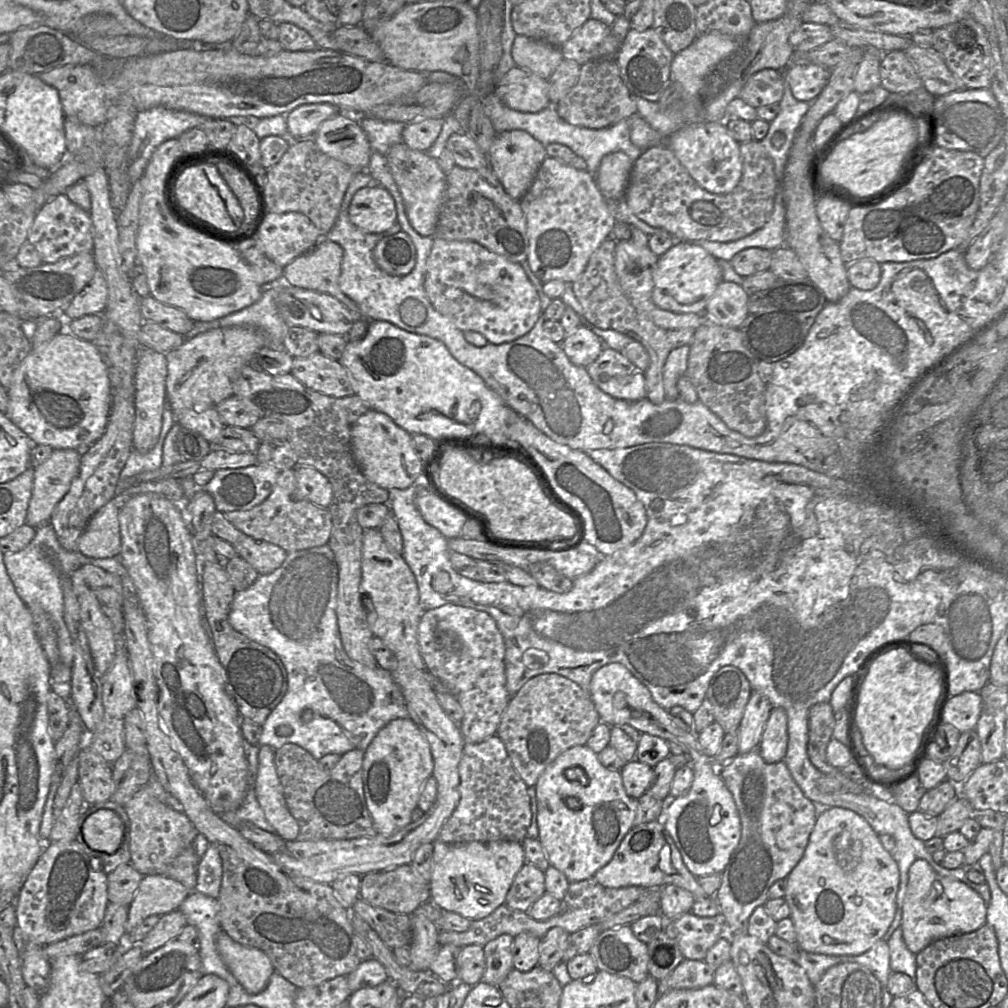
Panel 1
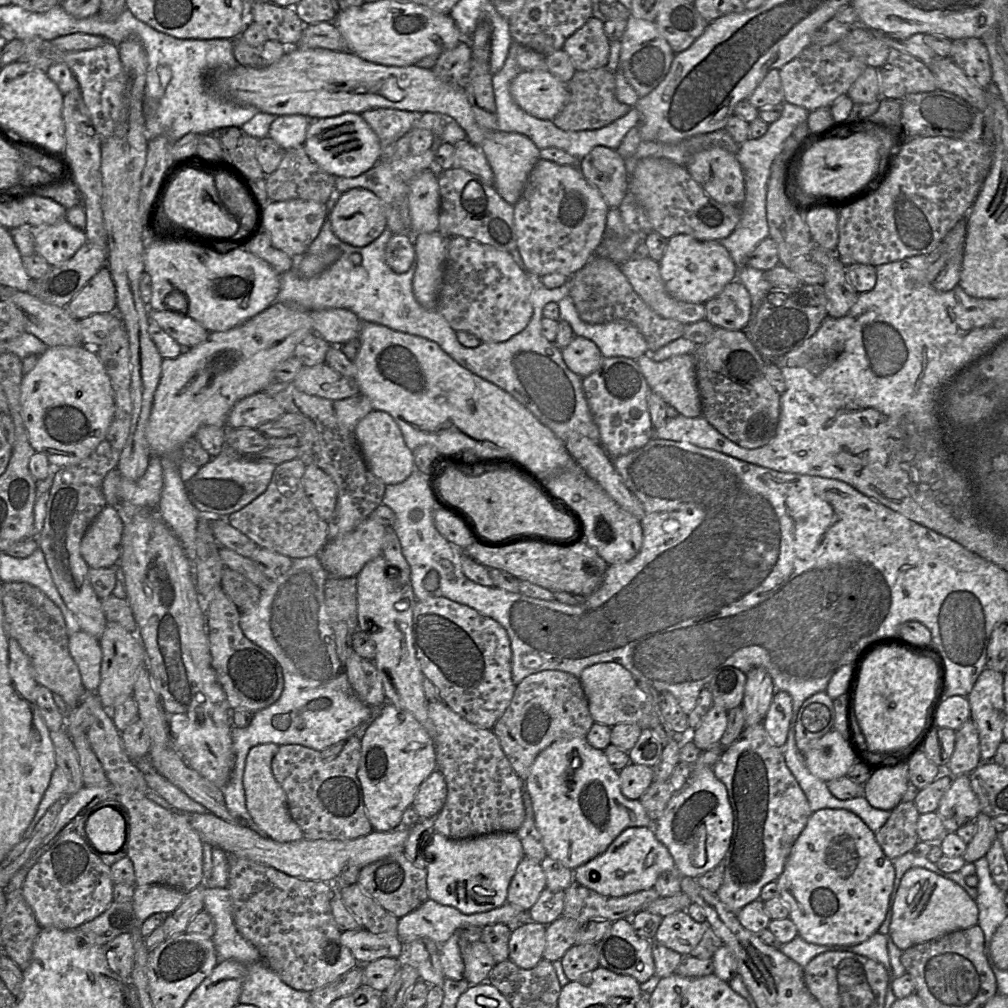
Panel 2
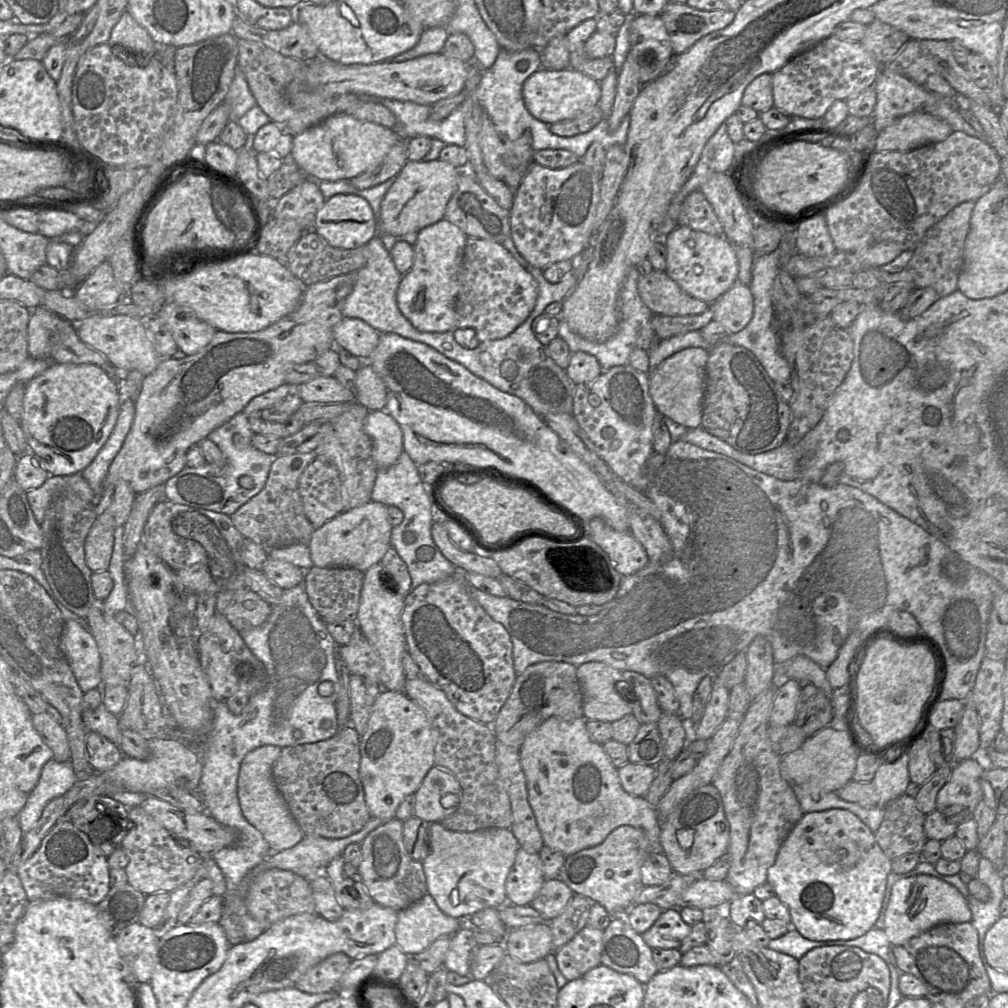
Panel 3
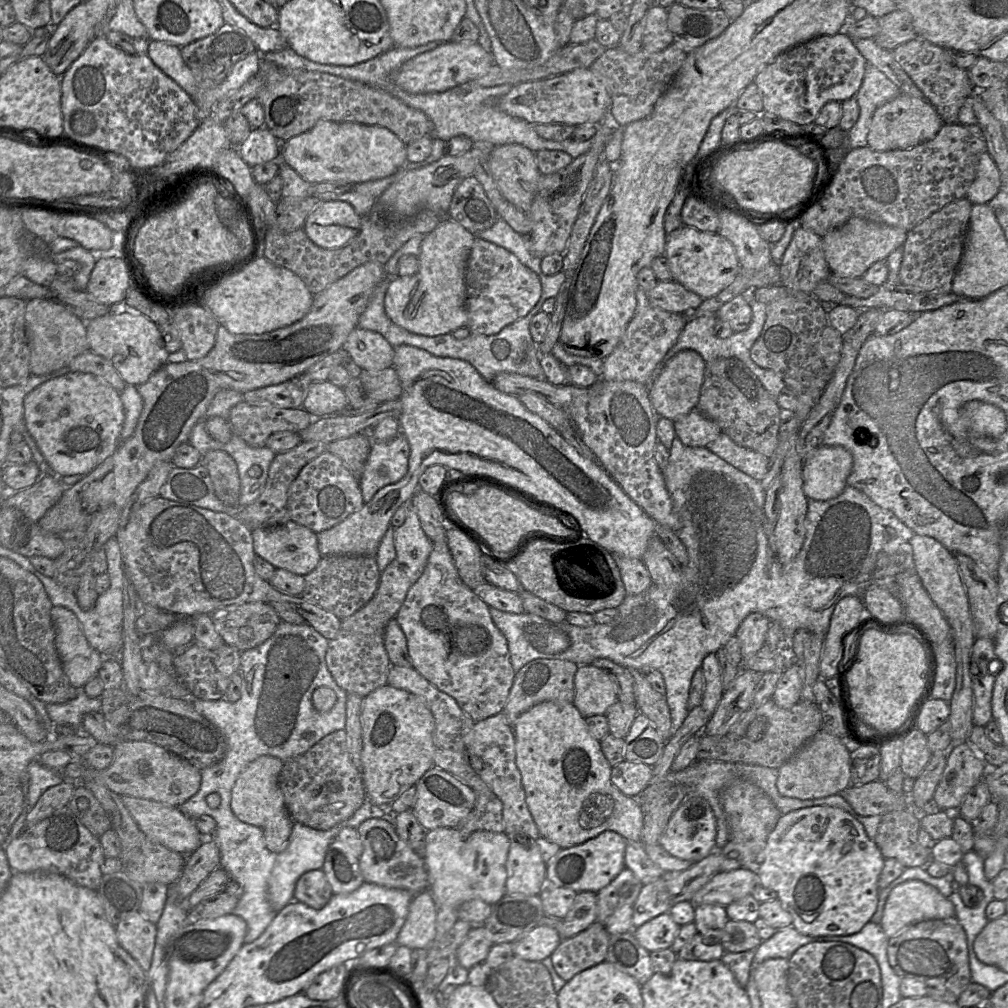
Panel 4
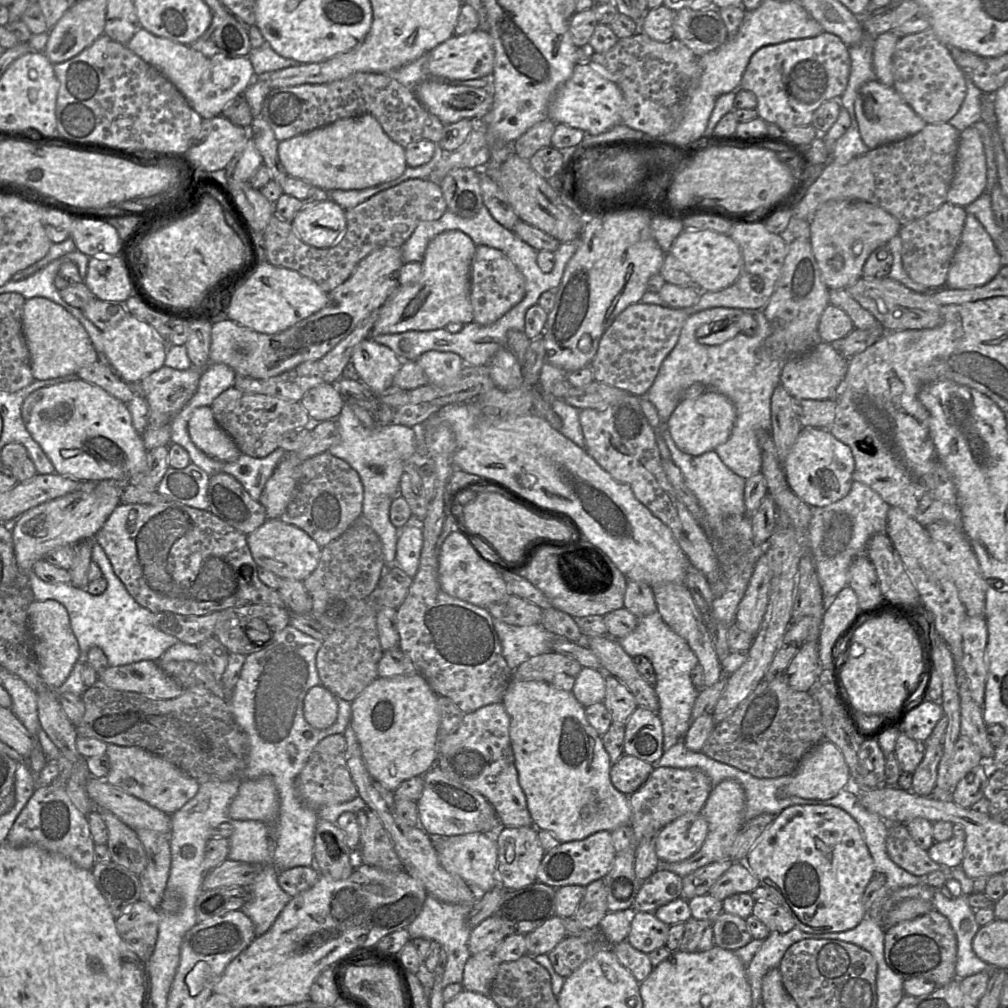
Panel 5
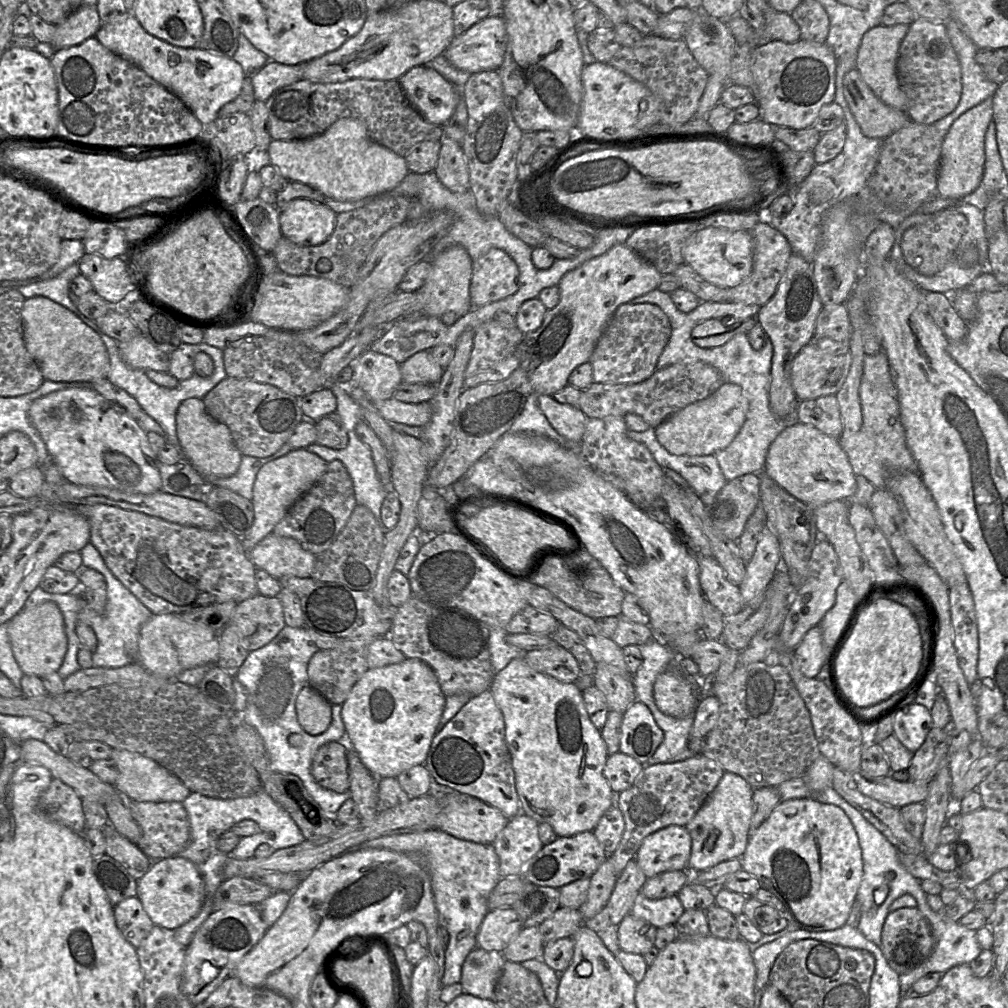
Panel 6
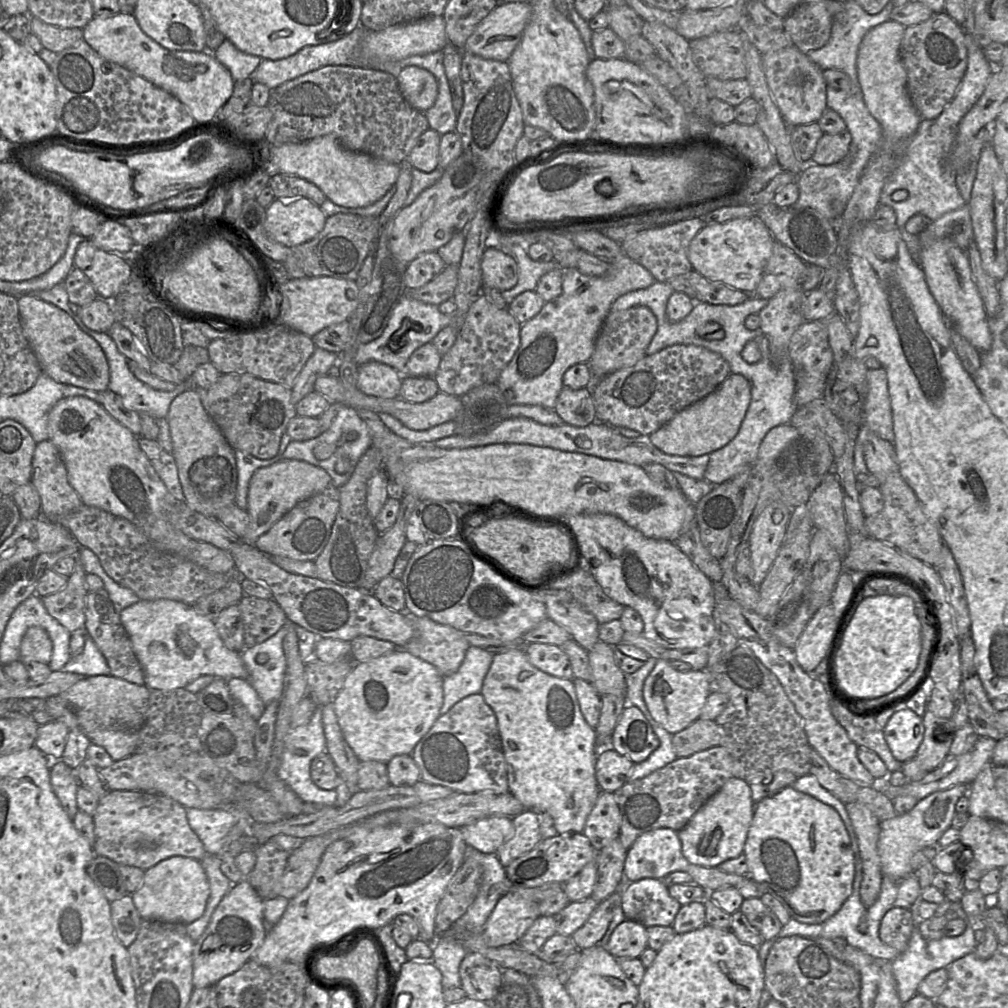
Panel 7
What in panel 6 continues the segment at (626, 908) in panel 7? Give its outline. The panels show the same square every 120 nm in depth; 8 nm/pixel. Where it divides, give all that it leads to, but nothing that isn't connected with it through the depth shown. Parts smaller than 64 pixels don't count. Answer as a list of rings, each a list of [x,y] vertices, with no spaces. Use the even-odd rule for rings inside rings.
[[[640,891],[630,914],[660,928],[675,924],[684,911],[685,909],[677,895],[652,900],[645,897]]]

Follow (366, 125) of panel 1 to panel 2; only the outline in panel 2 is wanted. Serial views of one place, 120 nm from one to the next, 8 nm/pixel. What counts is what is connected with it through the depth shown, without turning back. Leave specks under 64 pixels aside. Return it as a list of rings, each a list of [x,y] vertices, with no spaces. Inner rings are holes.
[[[374,108],[361,113],[379,138],[382,150],[408,132],[420,113],[393,108]]]

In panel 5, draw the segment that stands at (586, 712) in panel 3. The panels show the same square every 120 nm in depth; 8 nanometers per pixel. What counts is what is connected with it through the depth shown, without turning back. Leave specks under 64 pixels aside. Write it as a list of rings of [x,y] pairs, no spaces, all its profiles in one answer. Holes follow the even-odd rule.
[[[582,667],[579,672],[572,693],[577,701],[585,708],[604,701],[605,675],[602,670]]]

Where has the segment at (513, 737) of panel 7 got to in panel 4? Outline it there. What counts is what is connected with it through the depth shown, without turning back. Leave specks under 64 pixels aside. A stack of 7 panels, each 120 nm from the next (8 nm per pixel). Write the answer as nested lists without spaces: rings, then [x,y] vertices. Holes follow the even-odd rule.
[[[544,702],[537,704],[524,712],[513,724],[515,736],[515,761],[521,774],[522,786],[525,792],[526,803],[532,818],[542,837],[557,844],[561,849],[570,848],[597,837],[604,831],[614,831],[623,836],[627,842],[641,842],[644,812],[636,798],[624,795],[611,781],[612,767],[602,752],[600,741],[596,740],[589,732],[585,718],[580,714],[574,704],[560,704],[556,702]]]

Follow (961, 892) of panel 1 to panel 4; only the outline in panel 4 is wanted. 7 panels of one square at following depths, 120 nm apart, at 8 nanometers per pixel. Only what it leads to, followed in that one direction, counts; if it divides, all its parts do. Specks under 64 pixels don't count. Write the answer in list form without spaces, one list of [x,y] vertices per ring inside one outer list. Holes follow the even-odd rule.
[[[909,880],[889,894],[881,926],[891,938],[913,924],[954,917],[955,907],[948,897],[929,884]]]

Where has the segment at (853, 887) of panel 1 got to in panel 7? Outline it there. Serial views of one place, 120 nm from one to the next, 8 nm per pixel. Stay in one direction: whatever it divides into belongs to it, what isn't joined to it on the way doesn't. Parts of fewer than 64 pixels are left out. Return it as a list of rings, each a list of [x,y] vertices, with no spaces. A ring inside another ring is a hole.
[[[787,786],[755,804],[744,845],[749,877],[766,888],[790,914],[805,924],[820,924],[833,916],[851,895],[855,859],[851,839],[839,813],[815,797]]]

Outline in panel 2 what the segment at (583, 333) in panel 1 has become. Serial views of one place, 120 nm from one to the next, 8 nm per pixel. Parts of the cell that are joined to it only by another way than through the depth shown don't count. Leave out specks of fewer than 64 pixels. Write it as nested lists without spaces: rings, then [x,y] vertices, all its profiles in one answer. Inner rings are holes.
[[[574,336],[561,351],[566,366],[581,378],[594,373],[600,367],[603,358],[594,342],[579,336]]]

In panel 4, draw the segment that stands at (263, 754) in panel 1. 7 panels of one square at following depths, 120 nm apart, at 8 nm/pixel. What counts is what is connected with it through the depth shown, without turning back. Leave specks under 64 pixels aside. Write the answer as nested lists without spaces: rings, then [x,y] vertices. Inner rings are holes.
[[[263,755],[252,761],[242,771],[232,790],[231,809],[244,823],[262,829],[267,848],[274,854],[284,851],[288,844],[295,822],[285,803],[279,785],[279,776],[284,762],[276,757]]]

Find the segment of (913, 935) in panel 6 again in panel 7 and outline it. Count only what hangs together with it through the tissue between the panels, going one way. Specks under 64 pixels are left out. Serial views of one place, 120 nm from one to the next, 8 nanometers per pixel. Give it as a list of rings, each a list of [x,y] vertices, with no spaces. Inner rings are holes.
[[[894,906],[881,920],[879,937],[883,943],[901,954],[908,948],[913,929],[913,916],[910,909]]]

